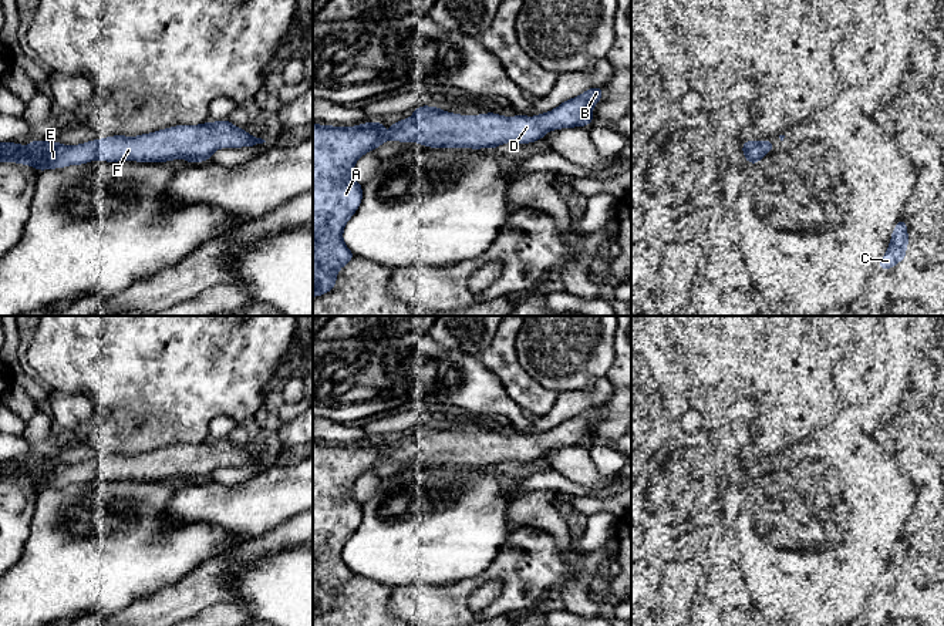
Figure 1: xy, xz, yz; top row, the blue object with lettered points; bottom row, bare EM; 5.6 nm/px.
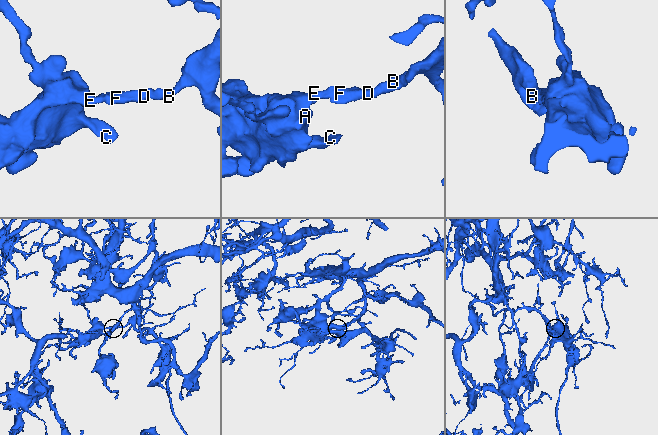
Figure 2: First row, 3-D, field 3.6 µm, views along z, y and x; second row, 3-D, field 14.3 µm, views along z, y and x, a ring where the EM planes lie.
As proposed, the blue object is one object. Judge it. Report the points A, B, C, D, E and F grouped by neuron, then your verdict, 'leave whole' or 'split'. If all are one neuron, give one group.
A B C D E F; leave whole

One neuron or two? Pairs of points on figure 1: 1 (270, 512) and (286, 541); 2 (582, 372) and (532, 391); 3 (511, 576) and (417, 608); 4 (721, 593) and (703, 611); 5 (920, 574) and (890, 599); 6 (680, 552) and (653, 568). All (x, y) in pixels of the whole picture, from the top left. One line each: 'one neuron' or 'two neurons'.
1: two neurons
2: two neurons
3: one neuron
4: two neurons
5: two neurons
6: one neuron

